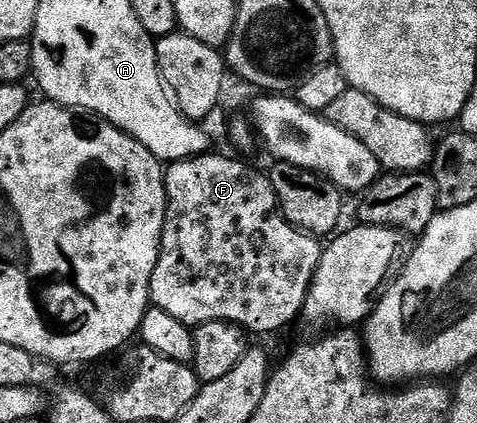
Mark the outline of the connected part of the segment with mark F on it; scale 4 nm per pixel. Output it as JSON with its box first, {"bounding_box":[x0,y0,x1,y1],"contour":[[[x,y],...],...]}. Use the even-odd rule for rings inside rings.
{"bounding_box":[151,151,324,334],"contour":[[[208,151],[202,157],[190,157],[187,161],[173,161],[166,166],[163,174],[165,179],[165,191],[167,192],[167,214],[165,215],[165,227],[163,238],[159,248],[157,267],[153,271],[153,283],[151,284],[151,305],[161,311],[169,311],[173,319],[189,326],[197,326],[201,323],[213,323],[214,321],[231,321],[234,325],[240,325],[248,334],[275,333],[283,329],[294,317],[298,318],[303,311],[303,304],[307,298],[307,292],[311,286],[313,275],[319,266],[319,260],[323,254],[324,246],[320,238],[312,237],[309,233],[303,233],[296,225],[290,225],[279,210],[279,200],[273,191],[273,183],[266,172],[254,169],[243,161],[234,161],[231,157],[222,157],[219,153]]]}

